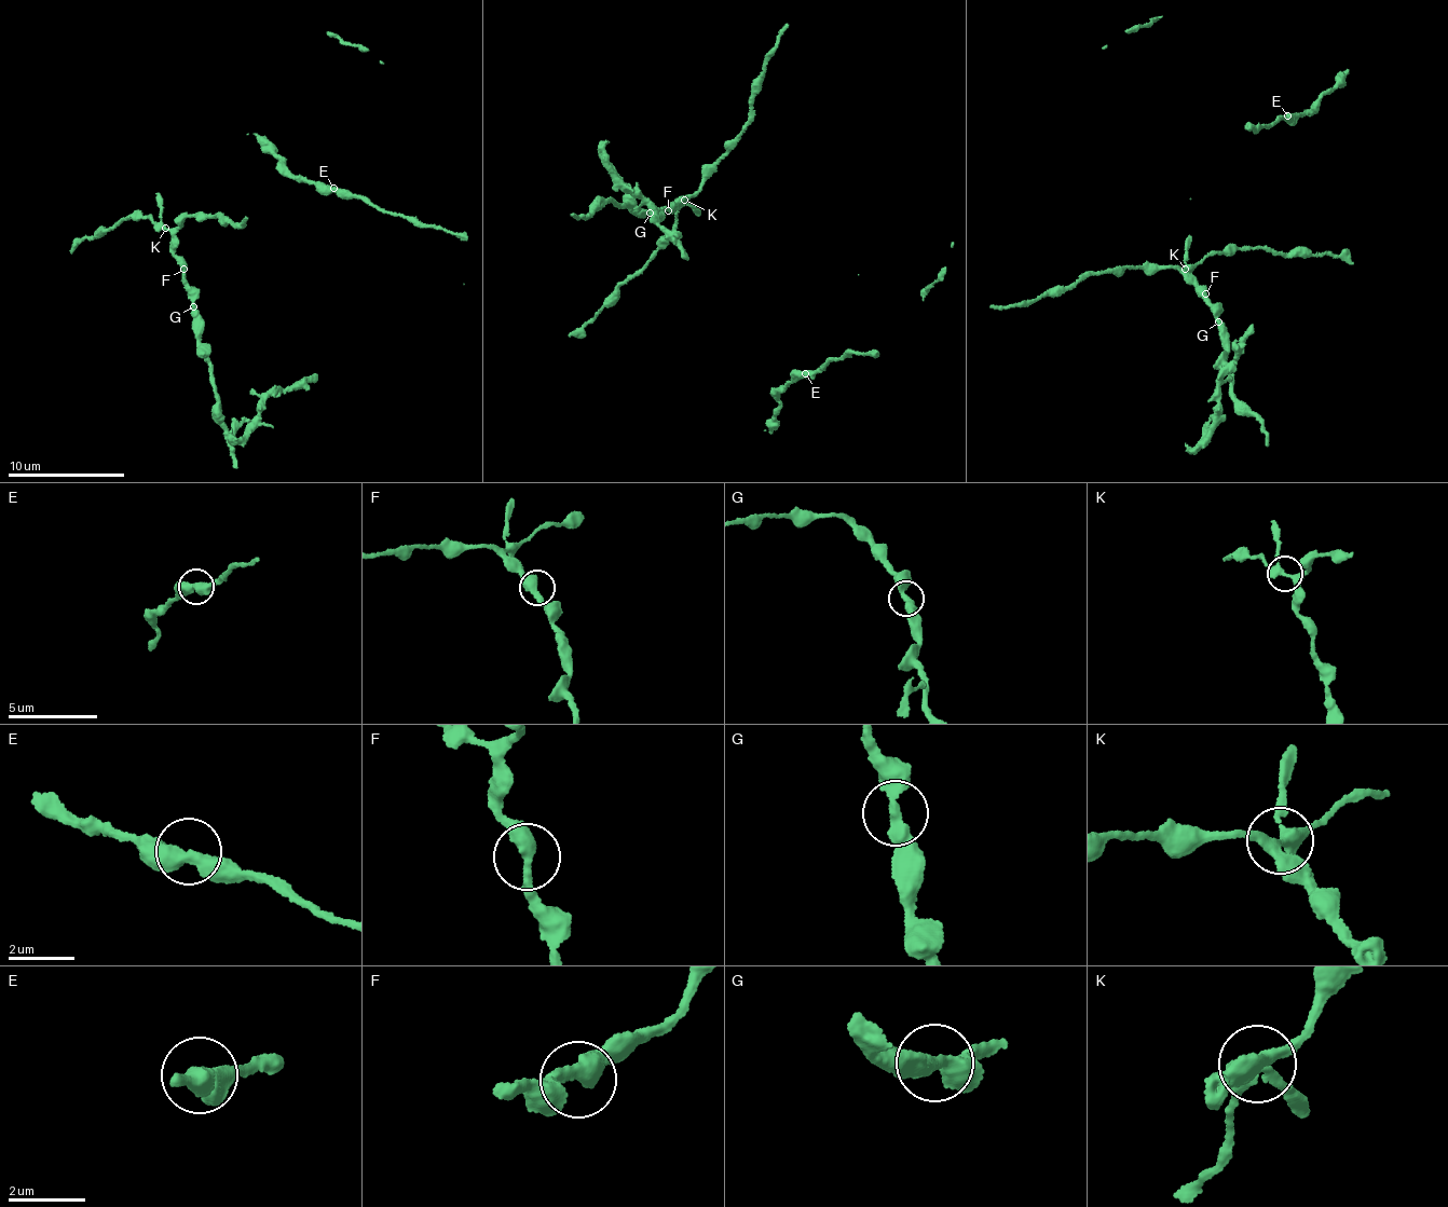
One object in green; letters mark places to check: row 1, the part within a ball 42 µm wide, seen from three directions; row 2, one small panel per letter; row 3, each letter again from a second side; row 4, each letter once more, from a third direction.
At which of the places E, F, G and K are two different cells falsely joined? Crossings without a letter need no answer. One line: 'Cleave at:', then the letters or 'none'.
Cleave at: none

